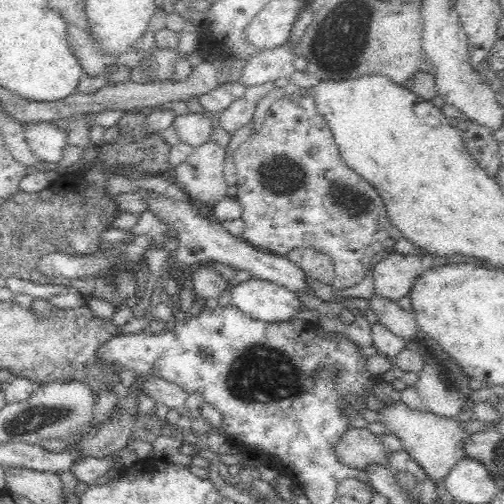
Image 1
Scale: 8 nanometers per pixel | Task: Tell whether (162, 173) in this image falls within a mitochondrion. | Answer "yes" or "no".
no

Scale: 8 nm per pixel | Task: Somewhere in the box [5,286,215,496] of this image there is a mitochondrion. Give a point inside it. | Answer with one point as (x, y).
(33, 423)

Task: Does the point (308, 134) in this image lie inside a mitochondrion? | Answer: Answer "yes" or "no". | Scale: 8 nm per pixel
no

